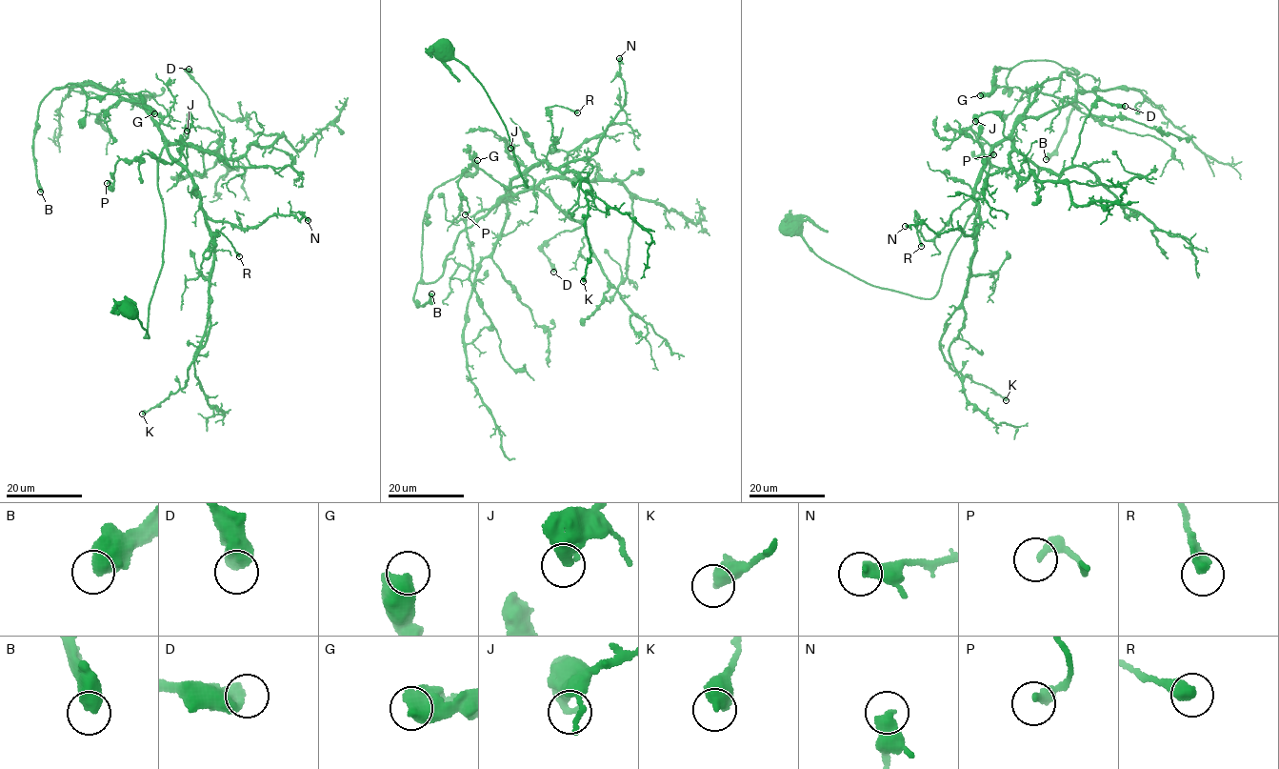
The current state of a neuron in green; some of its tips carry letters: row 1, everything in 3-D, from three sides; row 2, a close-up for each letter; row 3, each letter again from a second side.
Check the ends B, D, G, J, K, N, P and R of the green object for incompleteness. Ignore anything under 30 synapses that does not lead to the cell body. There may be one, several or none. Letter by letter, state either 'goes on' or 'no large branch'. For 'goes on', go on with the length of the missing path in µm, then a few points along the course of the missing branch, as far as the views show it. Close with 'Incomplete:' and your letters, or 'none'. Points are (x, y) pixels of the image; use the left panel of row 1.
B: goes on; missing 30 µm; course (40, 192), (48, 212), (58, 223), (69, 228), (85, 219), (98, 197)
D: no large branch
G: no large branch
J: no large branch
K: no large branch
N: no large branch
P: no large branch
R: no large branch
Incomplete: B

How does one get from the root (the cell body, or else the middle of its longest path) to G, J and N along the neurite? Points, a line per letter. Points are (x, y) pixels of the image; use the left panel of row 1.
G: (127, 312), (149, 337), (165, 231), (163, 134), (139, 105), (95, 85), (59, 89), (137, 93), (154, 113)
J: (127, 312), (149, 337), (143, 336), (166, 227), (157, 161), (165, 146), (187, 137), (189, 115), (187, 131)
N: (127, 312), (149, 337), (165, 231), (163, 148), (190, 175), (210, 219), (245, 229), (276, 214), (308, 220)

